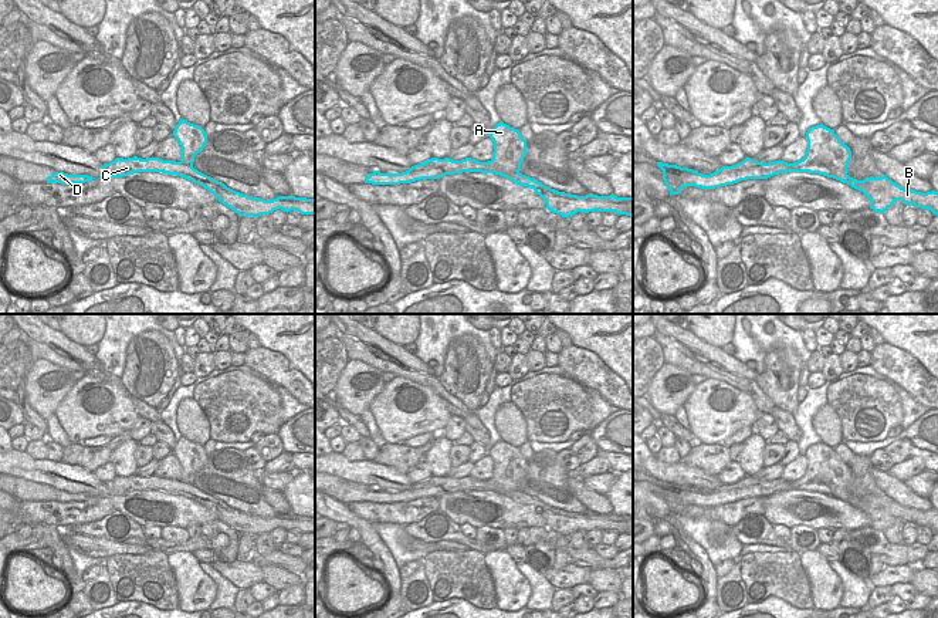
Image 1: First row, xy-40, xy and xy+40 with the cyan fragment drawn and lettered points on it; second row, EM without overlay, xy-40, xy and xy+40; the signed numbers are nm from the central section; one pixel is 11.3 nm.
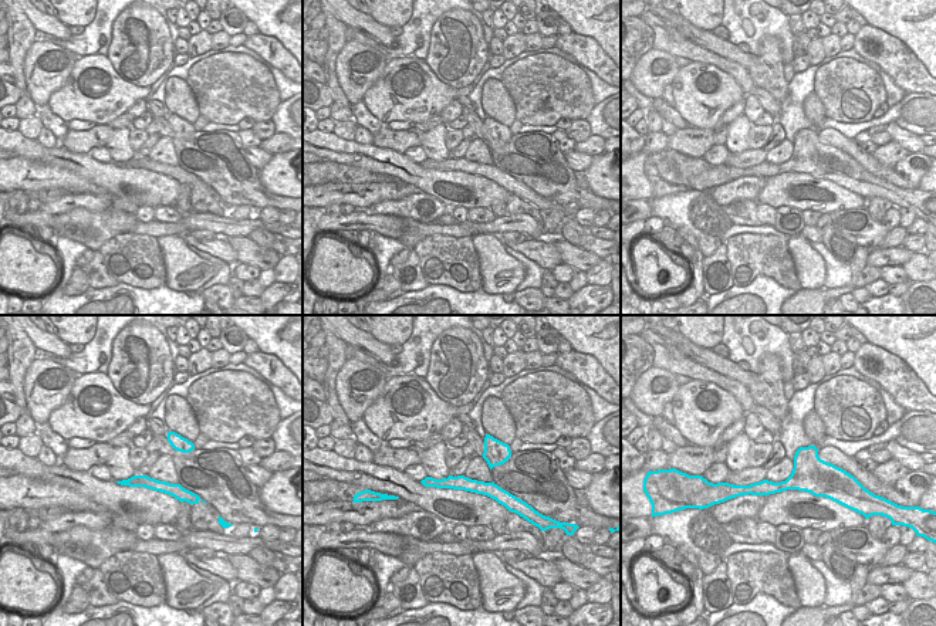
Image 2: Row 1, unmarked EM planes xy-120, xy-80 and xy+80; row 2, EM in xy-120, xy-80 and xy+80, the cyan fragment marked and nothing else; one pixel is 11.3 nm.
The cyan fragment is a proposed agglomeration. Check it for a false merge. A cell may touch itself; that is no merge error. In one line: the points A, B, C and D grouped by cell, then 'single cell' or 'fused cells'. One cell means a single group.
A B D / C | fused cells

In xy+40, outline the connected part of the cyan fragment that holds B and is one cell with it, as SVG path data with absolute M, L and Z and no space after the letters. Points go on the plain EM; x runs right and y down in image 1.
M823 442L812 445L806 450L807 467L803 477L780 484L769 486L769 490L809 490L833 496L851 506L868 513L888 513L900 517L905 523L915 523L921 527L929 527L938 534L938 510L927 511L912 507L904 507L885 493L880 496L870 494L868 497L857 499L847 493L847 484L851 477L851 469L844 463L833 448Z

